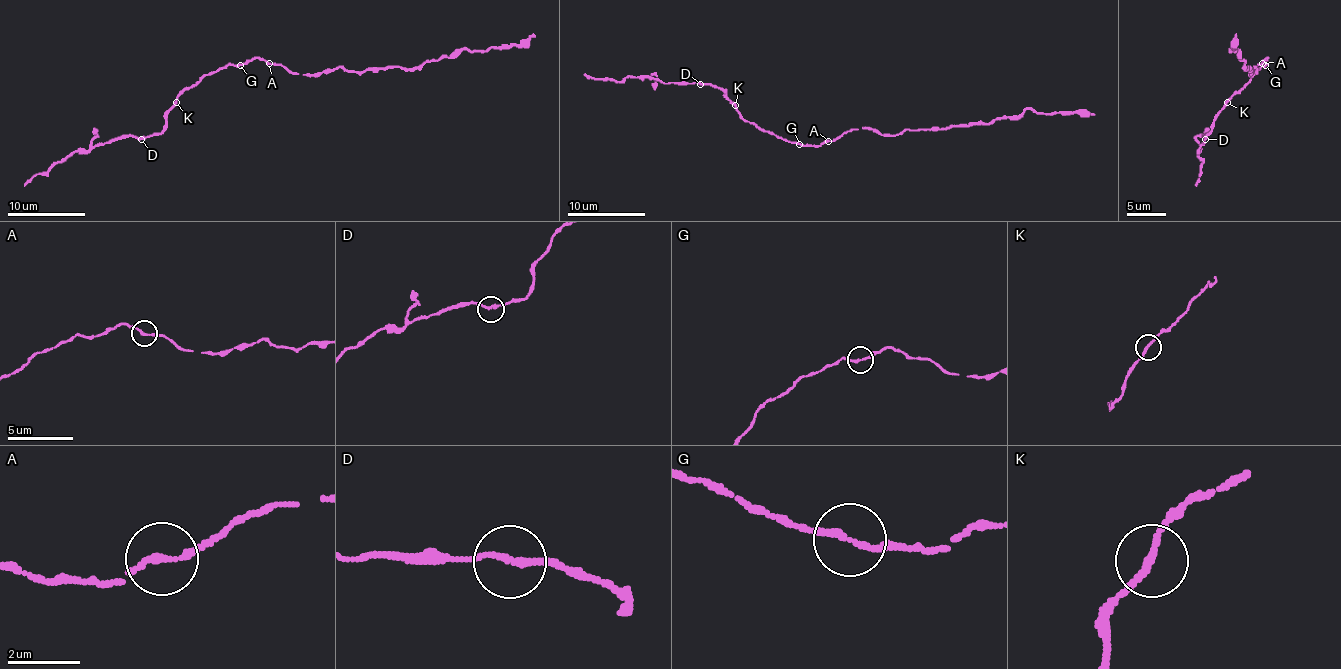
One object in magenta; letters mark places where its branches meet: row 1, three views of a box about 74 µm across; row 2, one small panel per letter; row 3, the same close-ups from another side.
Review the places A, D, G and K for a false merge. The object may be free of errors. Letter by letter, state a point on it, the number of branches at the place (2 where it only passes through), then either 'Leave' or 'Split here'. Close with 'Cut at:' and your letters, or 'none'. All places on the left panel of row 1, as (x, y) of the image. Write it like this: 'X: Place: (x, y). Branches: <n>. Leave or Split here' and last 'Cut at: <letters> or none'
A: Place: (269, 63). Branches: 2. Leave
D: Place: (141, 139). Branches: 2. Leave
G: Place: (240, 65). Branches: 2. Leave
K: Place: (176, 102). Branches: 2. Leave
Cut at: none

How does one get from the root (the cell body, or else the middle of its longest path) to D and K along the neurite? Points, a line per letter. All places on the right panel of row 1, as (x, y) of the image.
D: (1268, 57), (1268, 61), (1227, 102), (1205, 139)
K: (1268, 57), (1268, 61), (1227, 102)

